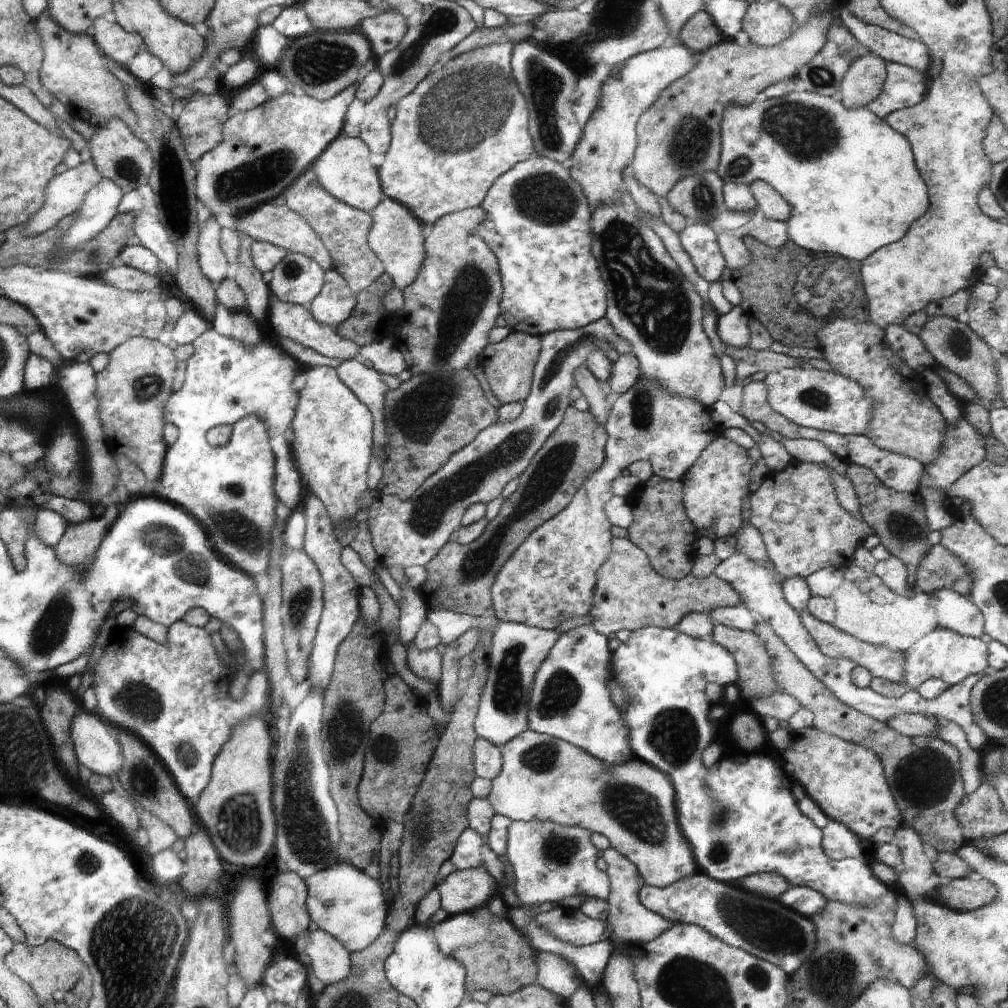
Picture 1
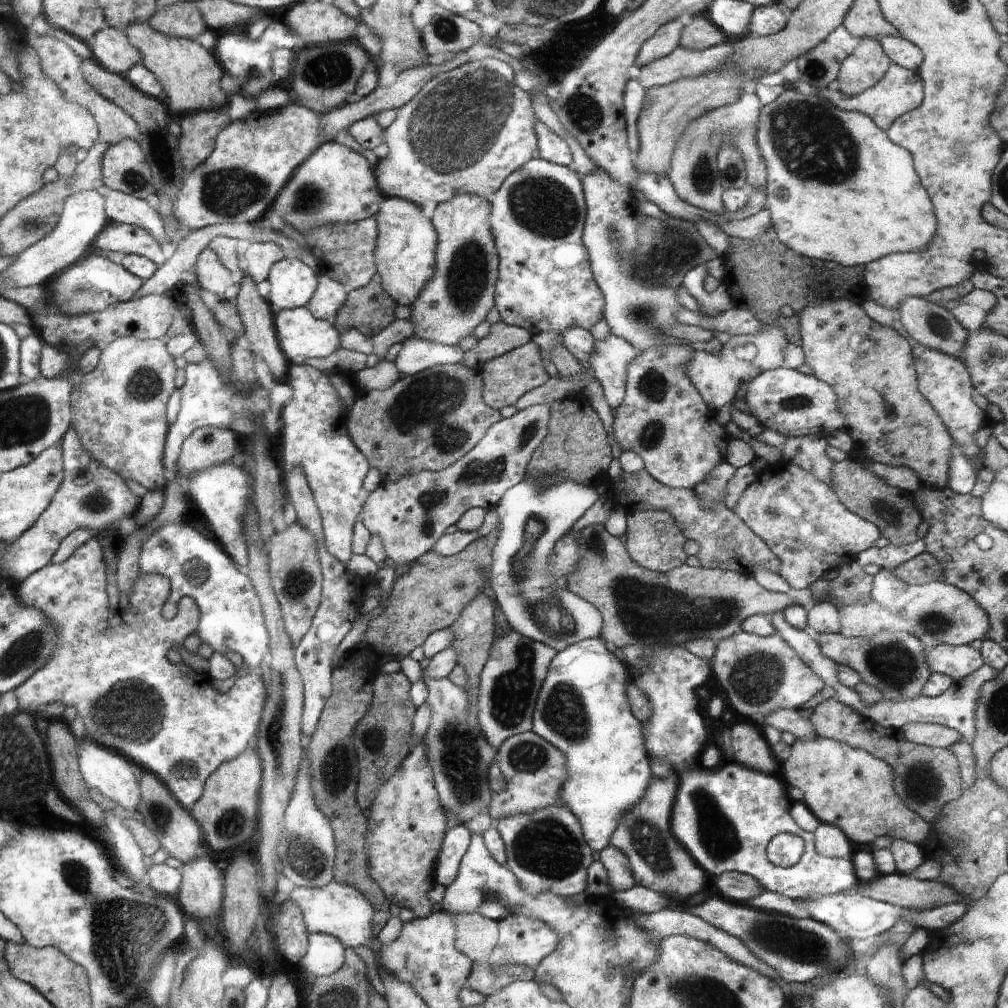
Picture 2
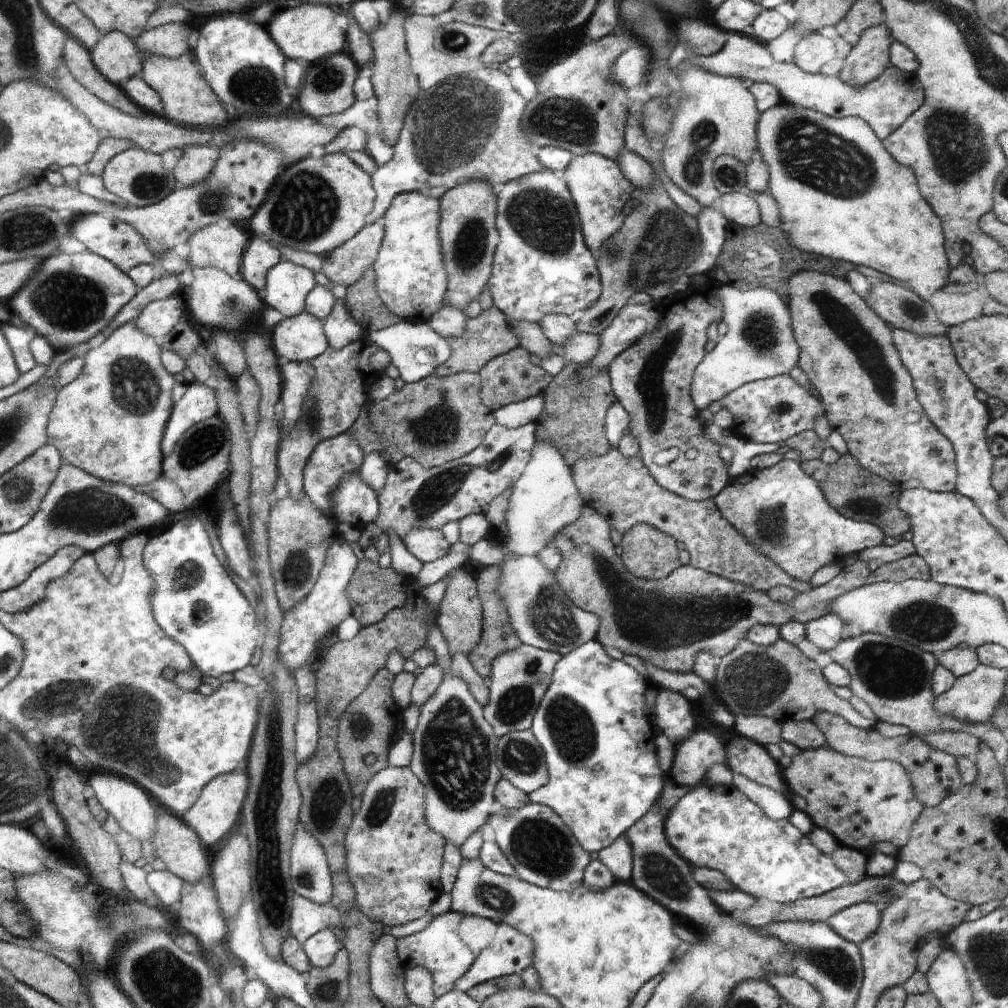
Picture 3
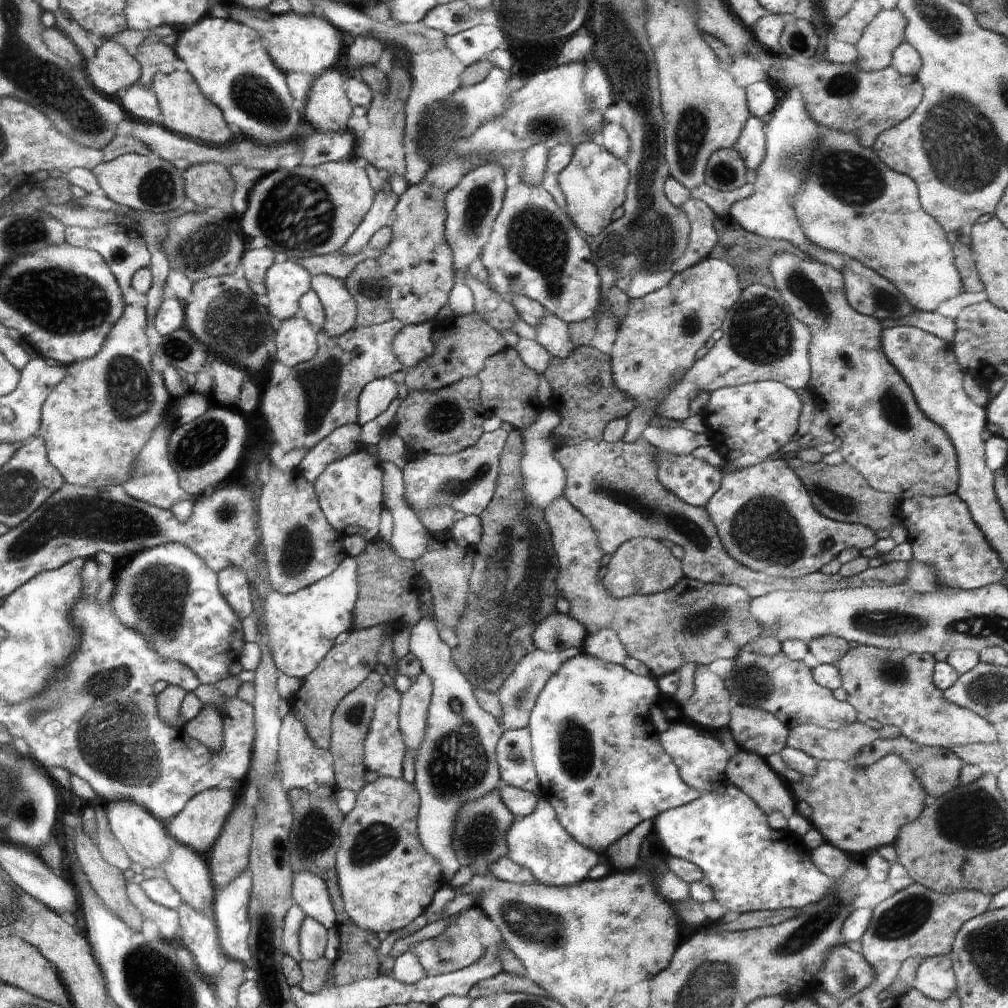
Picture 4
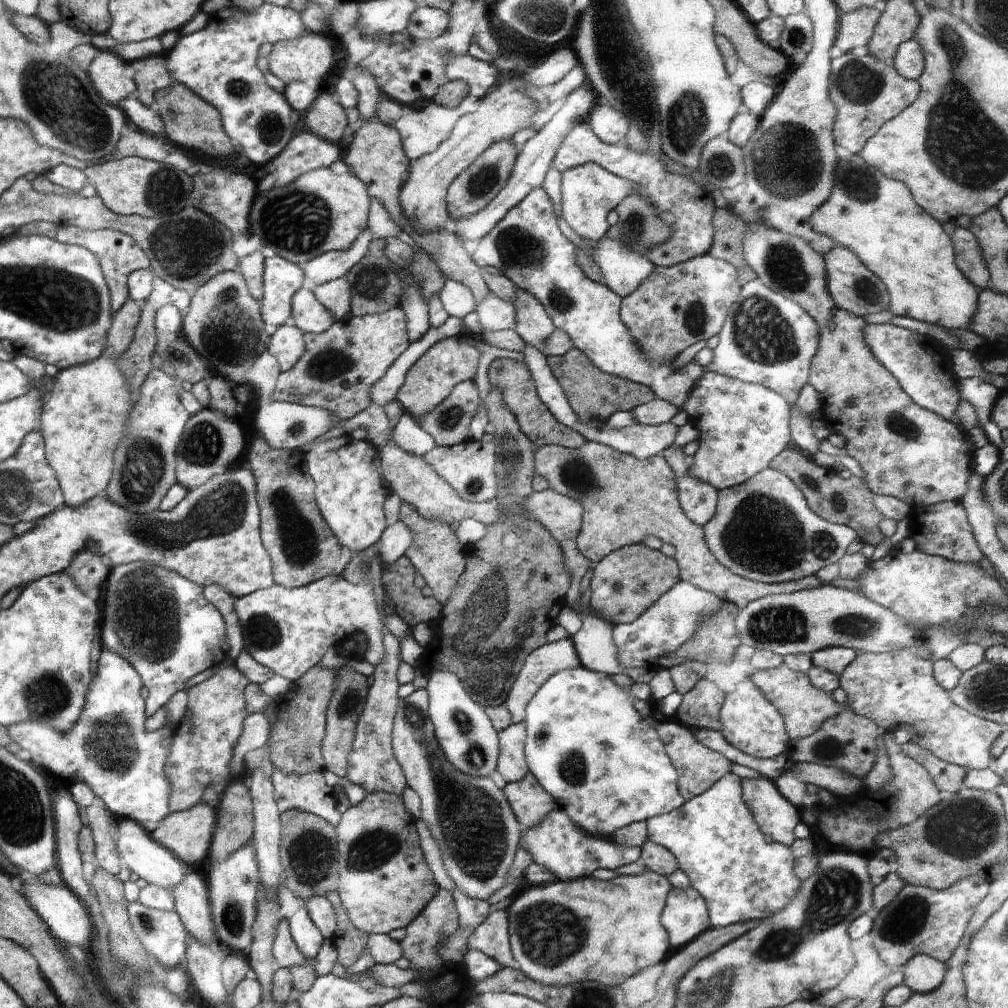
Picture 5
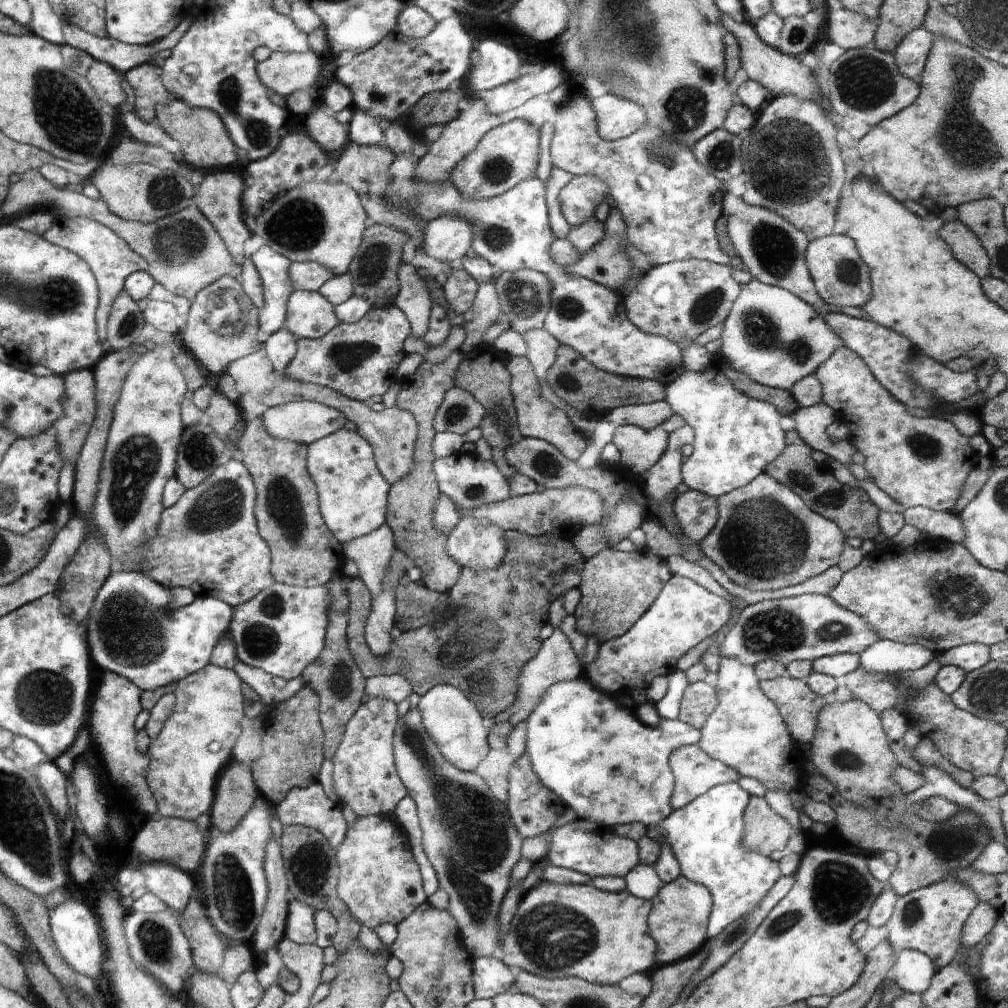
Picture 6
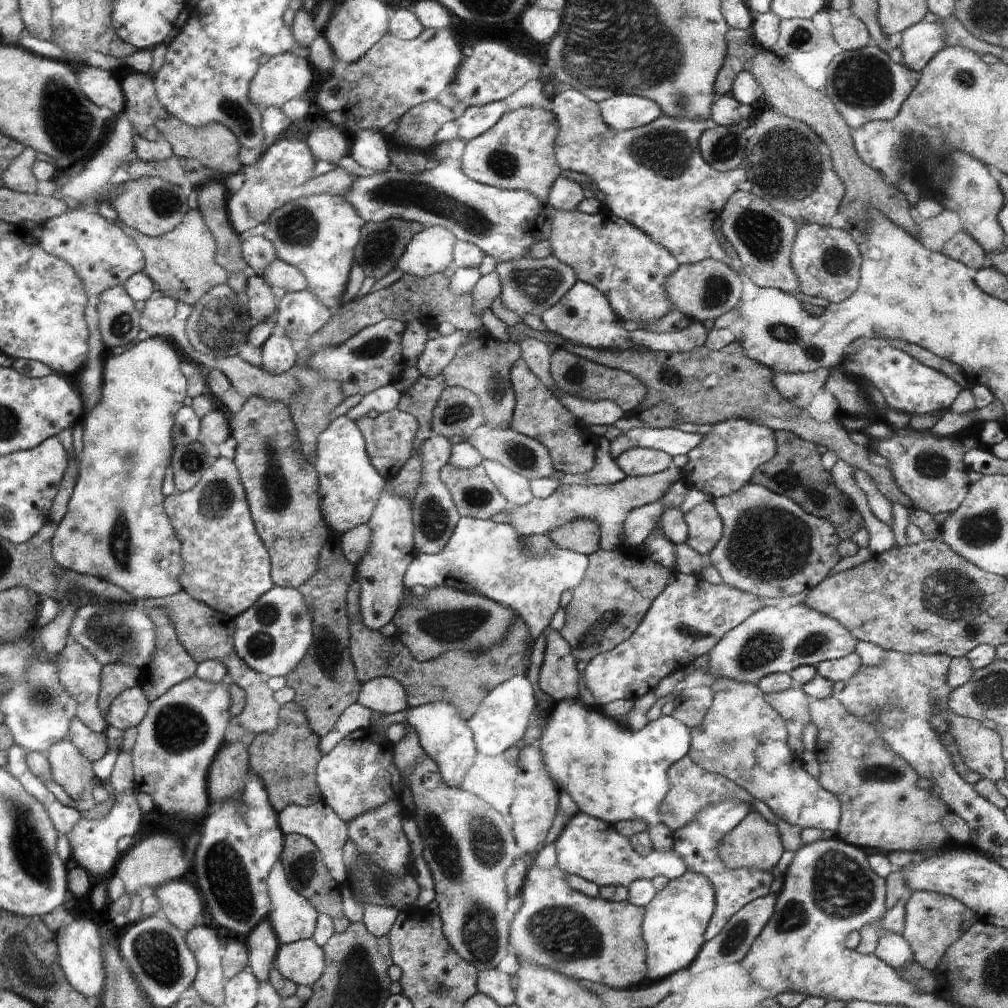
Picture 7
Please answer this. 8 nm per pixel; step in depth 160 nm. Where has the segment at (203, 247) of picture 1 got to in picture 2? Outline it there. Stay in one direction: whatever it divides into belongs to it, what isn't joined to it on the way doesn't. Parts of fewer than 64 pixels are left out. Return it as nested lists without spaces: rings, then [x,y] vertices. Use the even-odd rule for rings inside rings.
[[[210,247],[204,248],[195,265],[198,286],[226,300],[226,290],[235,284],[240,285],[240,275],[229,272]]]

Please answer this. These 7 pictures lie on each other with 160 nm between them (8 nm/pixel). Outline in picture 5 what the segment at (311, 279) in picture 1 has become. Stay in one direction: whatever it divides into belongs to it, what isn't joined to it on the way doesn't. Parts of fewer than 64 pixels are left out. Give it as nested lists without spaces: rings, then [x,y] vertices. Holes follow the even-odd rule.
[[[273,256],[264,260],[263,274],[263,298],[262,309],[264,324],[268,324],[271,329],[277,329],[282,325],[287,325],[291,321],[291,304],[299,289],[306,285],[306,274],[300,265],[293,264],[280,256]]]

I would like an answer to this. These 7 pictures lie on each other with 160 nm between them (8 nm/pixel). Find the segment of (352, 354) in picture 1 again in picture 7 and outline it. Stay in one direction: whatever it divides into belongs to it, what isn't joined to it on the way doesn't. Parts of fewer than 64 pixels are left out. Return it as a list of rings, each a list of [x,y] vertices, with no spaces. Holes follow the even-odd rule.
[[[271,335],[261,347],[262,369],[268,374],[291,372],[297,363],[297,355],[290,338]]]

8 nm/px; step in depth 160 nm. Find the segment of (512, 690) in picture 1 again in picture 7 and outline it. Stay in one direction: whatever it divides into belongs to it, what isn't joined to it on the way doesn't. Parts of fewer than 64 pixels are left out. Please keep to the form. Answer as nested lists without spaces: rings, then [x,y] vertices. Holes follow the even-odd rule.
[[[549,627],[546,634],[545,658],[538,674],[539,696],[552,700],[579,700],[579,664],[572,658],[566,640],[559,632]]]

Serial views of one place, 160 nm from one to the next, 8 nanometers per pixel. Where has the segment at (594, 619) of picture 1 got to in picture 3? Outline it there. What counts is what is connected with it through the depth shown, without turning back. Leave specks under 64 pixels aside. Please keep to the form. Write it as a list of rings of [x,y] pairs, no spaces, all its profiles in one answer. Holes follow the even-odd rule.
[[[586,504],[578,520],[556,535],[553,546],[560,548],[562,553],[562,560],[555,570],[558,584],[578,608],[598,615],[599,629],[596,640],[606,649],[614,647],[620,649],[624,655],[638,655],[650,670],[656,668],[677,673],[692,670],[695,656],[700,651],[720,657],[732,652],[732,649],[746,638],[748,630],[754,625],[774,625],[780,628],[790,621],[798,621],[805,625],[811,620],[824,616],[829,612],[829,605],[832,605],[839,596],[868,584],[871,573],[864,561],[856,559],[849,565],[844,565],[838,576],[829,583],[798,593],[795,596],[795,603],[790,604],[777,603],[769,598],[767,592],[757,591],[751,586],[713,575],[690,564],[681,564],[675,571],[660,580],[635,578],[623,565],[618,549],[610,540],[608,521],[595,508]]]

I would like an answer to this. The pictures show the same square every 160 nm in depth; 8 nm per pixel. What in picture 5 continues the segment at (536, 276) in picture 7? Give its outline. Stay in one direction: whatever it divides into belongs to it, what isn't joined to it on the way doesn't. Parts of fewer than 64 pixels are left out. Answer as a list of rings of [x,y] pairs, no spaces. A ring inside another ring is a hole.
[[[606,235],[598,240],[594,262],[602,271],[604,285],[621,298],[632,294],[640,282],[654,272],[655,266],[642,252]],[[516,288],[512,306],[516,312],[515,332],[525,343],[540,351],[540,348],[544,348],[542,344],[546,342],[544,338],[556,330],[540,300],[532,292]]]

